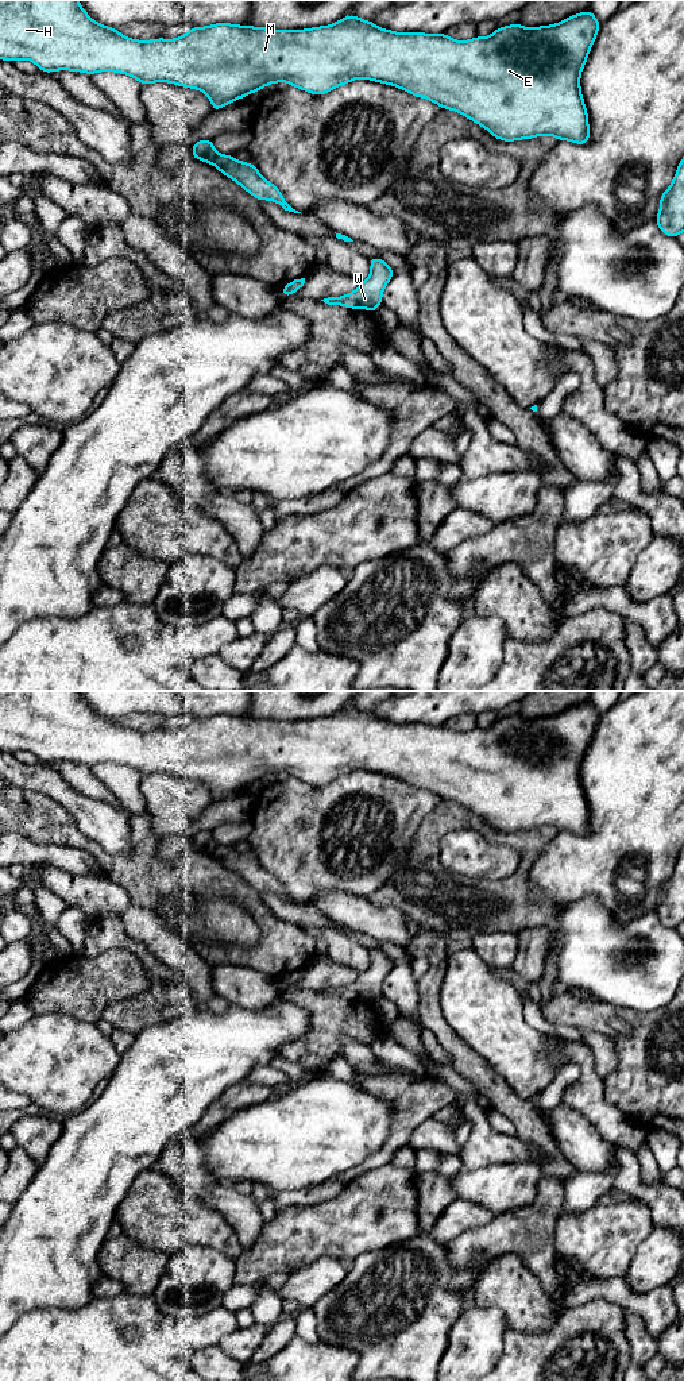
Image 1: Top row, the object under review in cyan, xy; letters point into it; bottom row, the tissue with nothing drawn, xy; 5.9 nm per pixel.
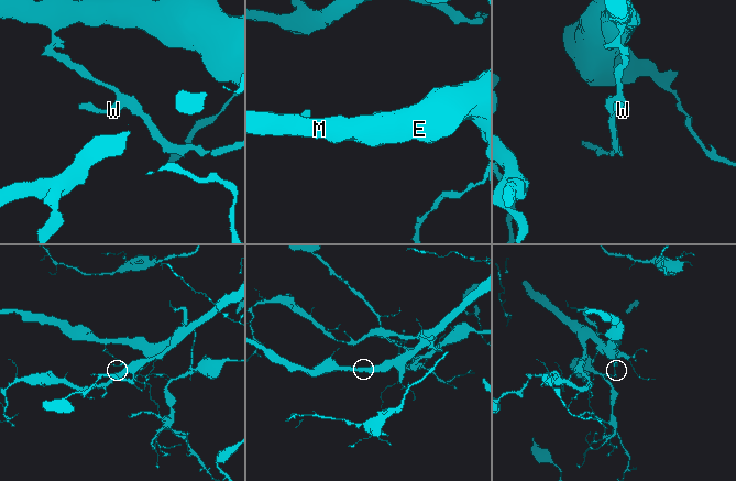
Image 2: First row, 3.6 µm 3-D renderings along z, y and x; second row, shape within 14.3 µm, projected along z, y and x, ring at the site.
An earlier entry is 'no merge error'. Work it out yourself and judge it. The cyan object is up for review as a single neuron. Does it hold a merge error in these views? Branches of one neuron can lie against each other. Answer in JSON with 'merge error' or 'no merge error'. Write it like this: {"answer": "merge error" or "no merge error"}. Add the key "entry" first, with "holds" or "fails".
{"entry": "fails", "answer": "merge error"}

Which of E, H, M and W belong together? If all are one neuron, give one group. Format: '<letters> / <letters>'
E H M / W

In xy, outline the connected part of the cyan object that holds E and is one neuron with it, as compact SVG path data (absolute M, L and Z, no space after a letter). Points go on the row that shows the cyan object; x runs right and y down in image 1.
M0 0L0 59L9 62L27 59L43 73L70 70L92 76L98 72L116 72L134 77L142 85L170 82L182 88L198 89L210 99L212 111L219 111L266 85L281 81L321 96L340 85L364 78L397 86L416 97L428 99L443 109L460 112L503 142L550 135L557 140L588 144L590 123L580 89L580 77L599 28L600 23L596 16L587 9L550 26L526 28L521 23L515 23L496 28L487 38L476 35L469 40L455 40L445 32L437 35L395 32L375 26L371 20L347 15L331 26L305 30L271 30L216 23L192 27L177 39L138 40L125 38L117 28L94 22L78 0Z

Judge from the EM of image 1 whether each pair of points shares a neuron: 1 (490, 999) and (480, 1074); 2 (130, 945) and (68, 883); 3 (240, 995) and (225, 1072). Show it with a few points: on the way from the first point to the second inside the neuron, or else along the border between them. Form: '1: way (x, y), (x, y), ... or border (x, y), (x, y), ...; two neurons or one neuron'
1: border (458, 1038), (480, 1056), (505, 1080); two neurons
2: border (119, 915), (91, 919); two neurons
3: border (230, 1003), (250, 1010), (269, 1006); two neurons

